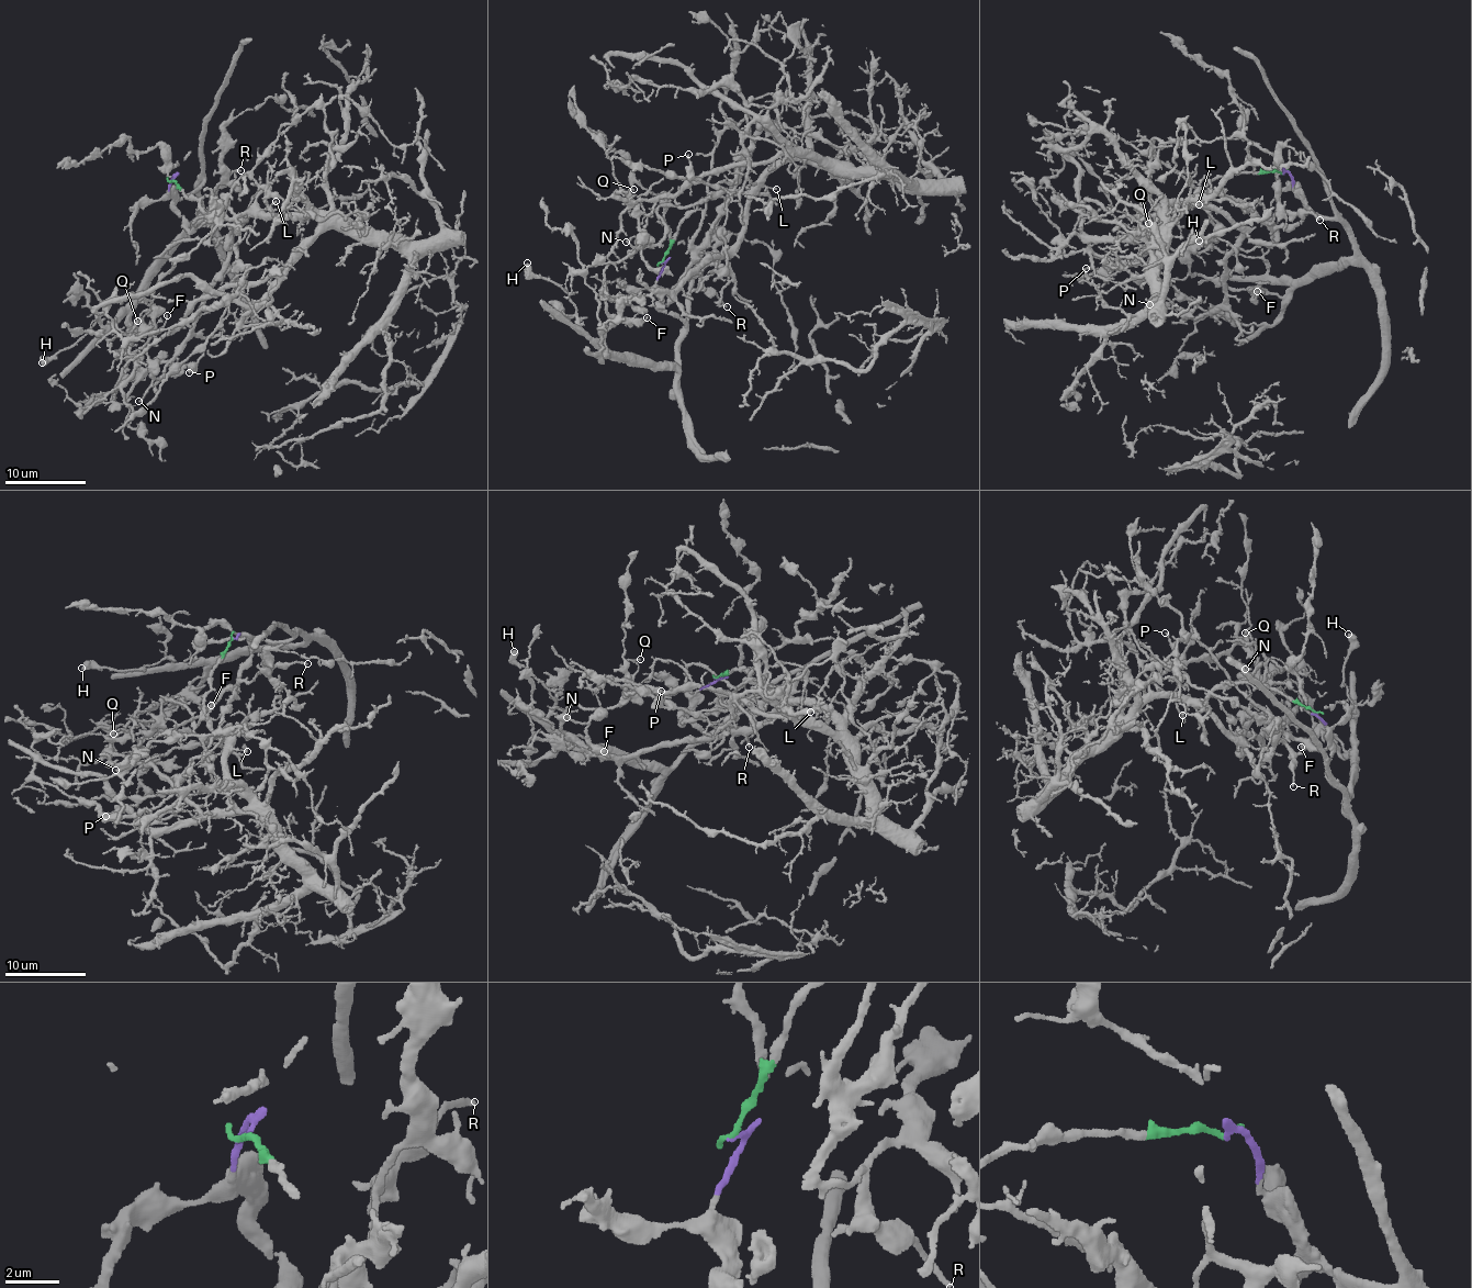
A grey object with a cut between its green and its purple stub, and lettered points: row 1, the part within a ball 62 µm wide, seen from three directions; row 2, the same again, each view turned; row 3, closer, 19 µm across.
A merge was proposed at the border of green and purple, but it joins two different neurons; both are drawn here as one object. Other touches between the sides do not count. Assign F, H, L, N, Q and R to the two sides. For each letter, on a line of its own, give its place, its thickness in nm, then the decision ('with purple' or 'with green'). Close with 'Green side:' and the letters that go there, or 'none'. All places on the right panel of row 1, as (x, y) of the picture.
F: place (1257, 291); calibre 150 nm; with purple
H: place (1199, 241); calibre 480 nm; with purple
L: place (1199, 204); calibre 160 nm; with green
N: place (1149, 304); calibre 140 nm; with purple
Q: place (1148, 223); calibre 80 nm; with purple
R: place (1319, 220); calibre 200 nm; with purple
Green side: L

